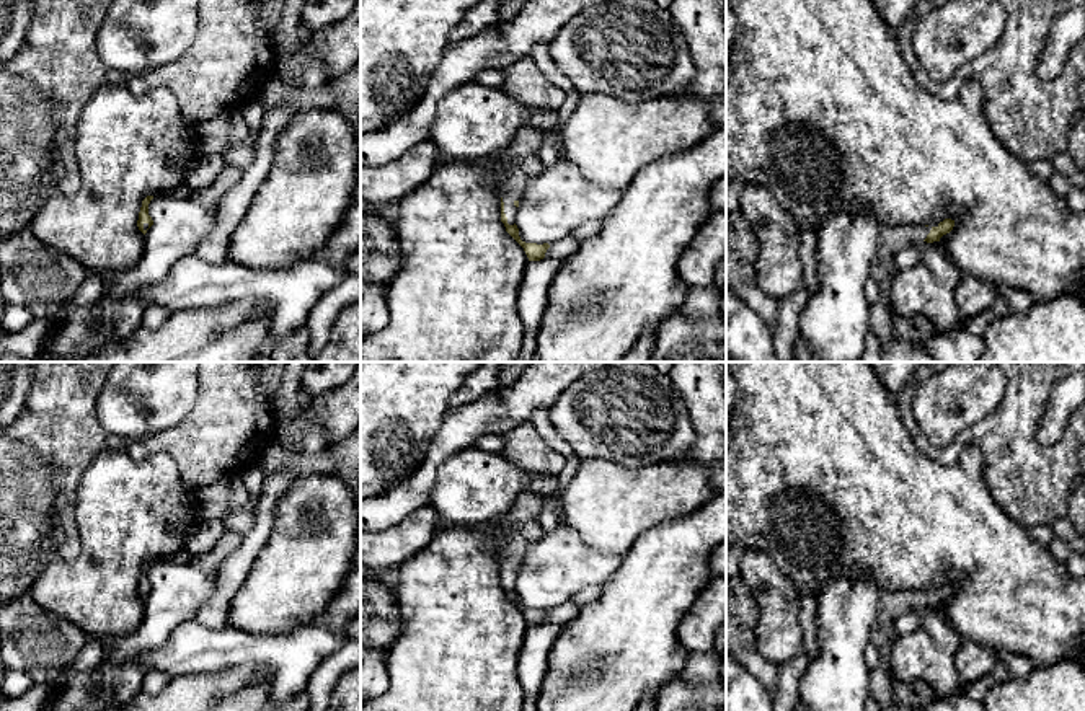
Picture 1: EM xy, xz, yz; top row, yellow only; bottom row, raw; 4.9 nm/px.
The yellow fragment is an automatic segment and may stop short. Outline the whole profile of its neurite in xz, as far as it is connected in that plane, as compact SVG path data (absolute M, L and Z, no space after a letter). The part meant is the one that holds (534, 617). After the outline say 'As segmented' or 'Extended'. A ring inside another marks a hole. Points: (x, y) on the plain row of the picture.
M504 517L493 523L498 527L498 538L488 541L486 548L496 551L501 558L501 587L504 589L506 597L524 613L529 626L540 626L545 623L550 610L522 607L514 585L527 548L537 543L545 532L537 520L520 522Z. Extended

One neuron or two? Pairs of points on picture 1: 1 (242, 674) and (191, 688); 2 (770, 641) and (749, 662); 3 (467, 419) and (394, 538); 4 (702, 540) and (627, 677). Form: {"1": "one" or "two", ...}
{"1": "one", "2": "two", "3": "two", "4": "one"}

